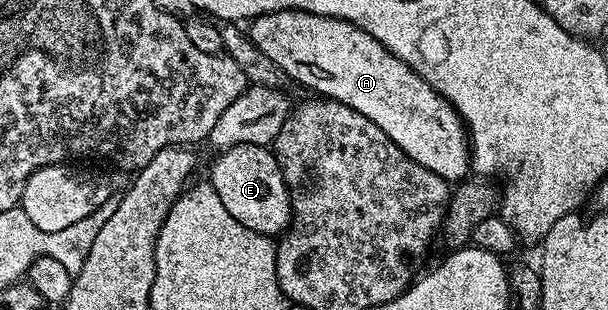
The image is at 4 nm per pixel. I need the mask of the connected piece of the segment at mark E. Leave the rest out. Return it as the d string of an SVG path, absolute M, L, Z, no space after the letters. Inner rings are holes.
M235 144L231 148L222 149L216 156L219 157L211 164L209 182L217 198L221 198L225 210L229 210L229 214L233 214L233 218L237 218L241 226L249 226L249 230L257 230L272 238L286 232L291 224L291 195L274 151L262 144Z

